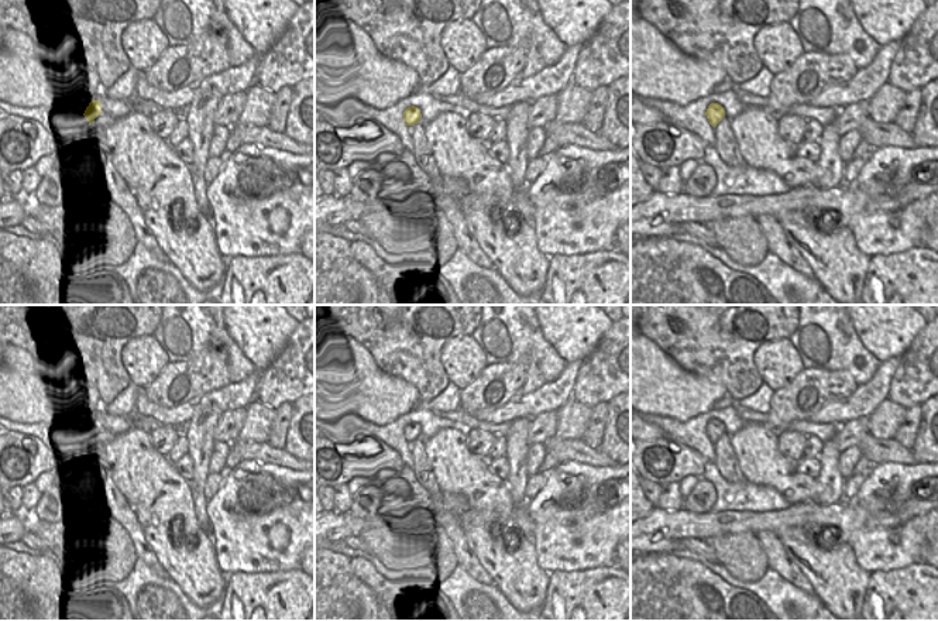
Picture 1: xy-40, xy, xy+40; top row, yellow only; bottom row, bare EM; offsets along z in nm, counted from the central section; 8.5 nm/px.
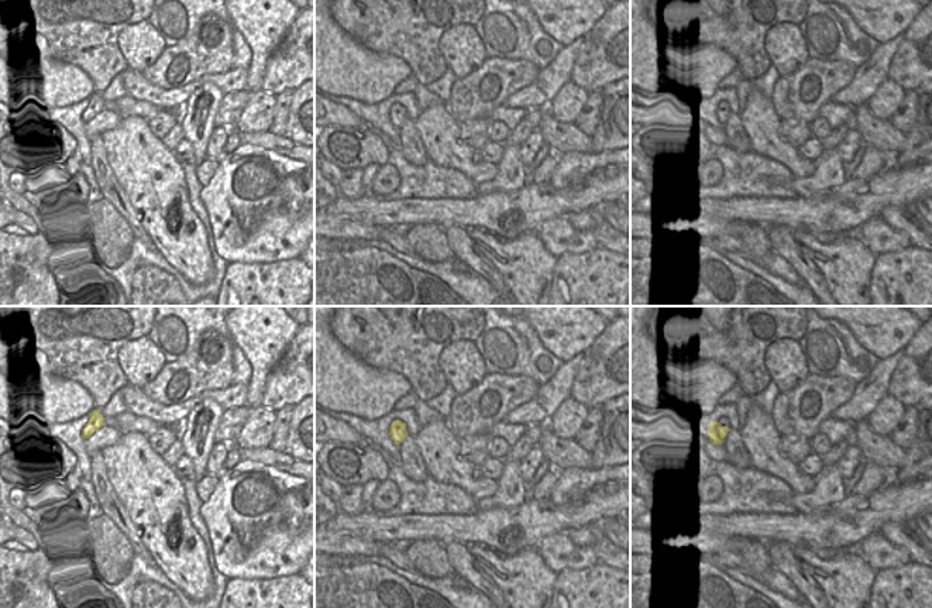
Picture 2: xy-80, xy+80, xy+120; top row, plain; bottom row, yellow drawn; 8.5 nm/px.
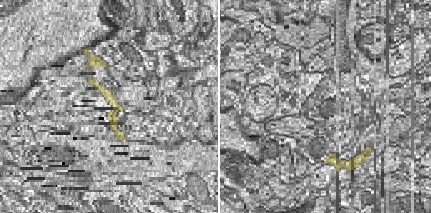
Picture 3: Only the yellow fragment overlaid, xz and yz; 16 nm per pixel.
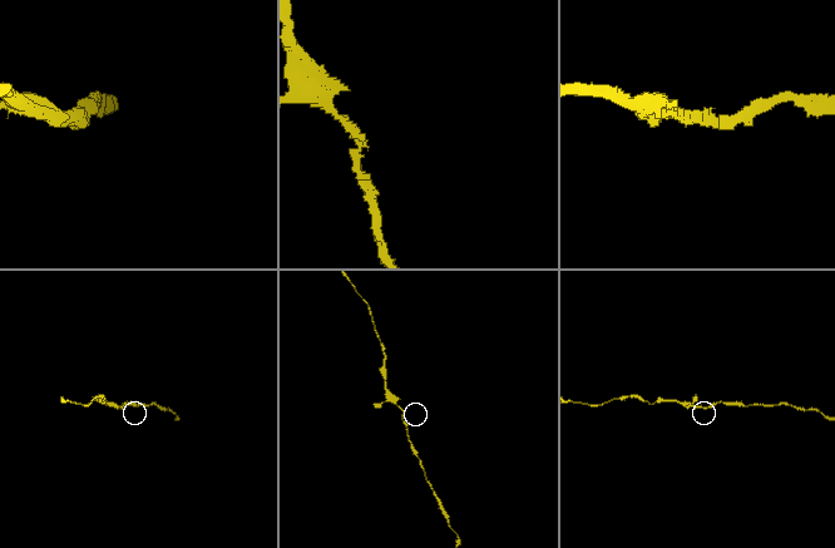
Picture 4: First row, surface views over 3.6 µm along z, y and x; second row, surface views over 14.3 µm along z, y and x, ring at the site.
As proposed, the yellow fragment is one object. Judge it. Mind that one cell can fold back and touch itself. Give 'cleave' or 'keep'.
keep

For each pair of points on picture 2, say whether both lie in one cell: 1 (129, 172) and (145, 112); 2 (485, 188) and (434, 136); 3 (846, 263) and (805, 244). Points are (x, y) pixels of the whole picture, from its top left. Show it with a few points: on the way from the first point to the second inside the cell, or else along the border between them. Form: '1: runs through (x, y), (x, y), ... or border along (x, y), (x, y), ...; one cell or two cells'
1: border along (123, 117), (141, 116), (147, 120); two cells
2: border along (499, 165), (492, 178), (475, 185); two cells
3: runs through (836, 261), (815, 250); one cell

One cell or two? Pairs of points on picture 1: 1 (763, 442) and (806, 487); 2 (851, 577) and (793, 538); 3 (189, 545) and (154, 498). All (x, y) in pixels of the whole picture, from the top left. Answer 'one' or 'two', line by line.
1: one
2: one
3: one

